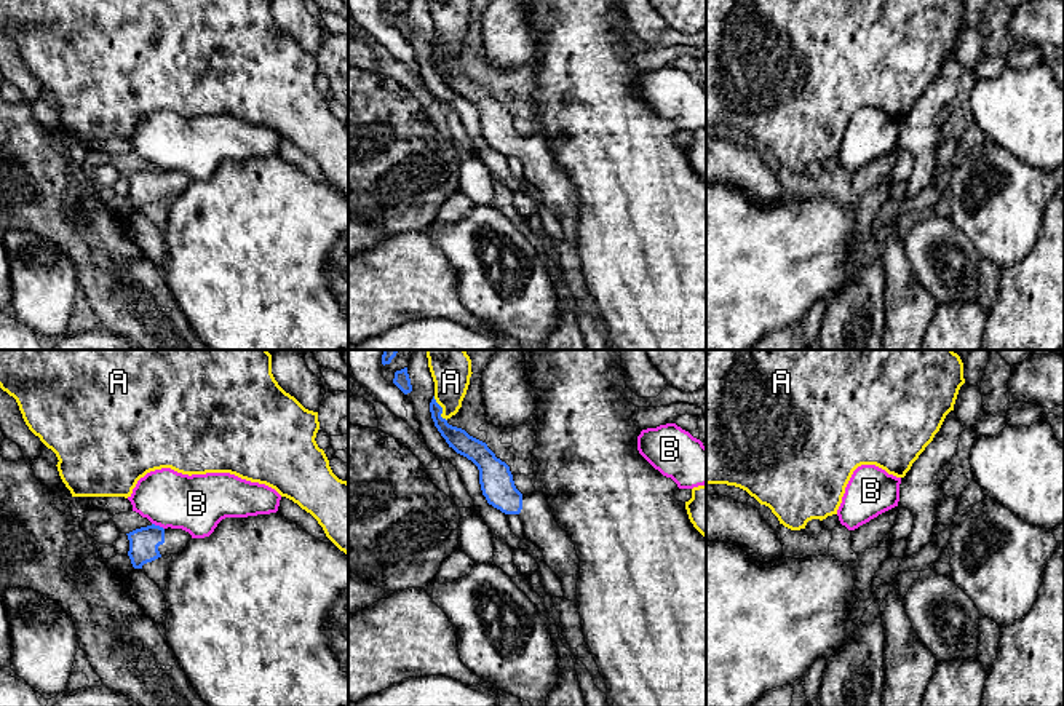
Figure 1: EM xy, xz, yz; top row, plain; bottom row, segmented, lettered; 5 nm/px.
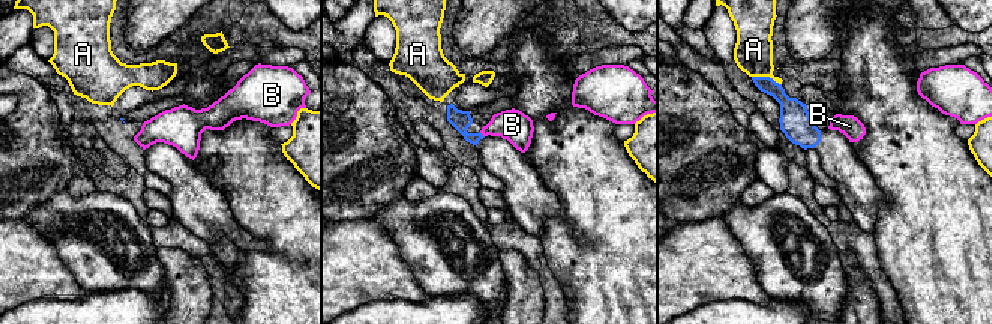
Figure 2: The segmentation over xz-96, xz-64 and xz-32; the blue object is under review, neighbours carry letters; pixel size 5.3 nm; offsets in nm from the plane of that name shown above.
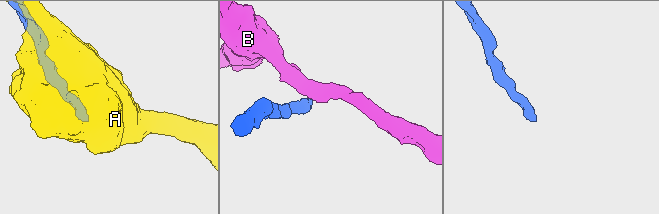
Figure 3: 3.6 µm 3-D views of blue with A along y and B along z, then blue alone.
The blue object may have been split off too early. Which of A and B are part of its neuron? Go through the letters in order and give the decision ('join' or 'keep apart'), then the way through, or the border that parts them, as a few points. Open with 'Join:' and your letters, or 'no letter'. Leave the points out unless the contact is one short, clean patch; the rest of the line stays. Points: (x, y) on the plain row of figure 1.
Join: no letter
A: keep apart; border along xz (433, 39), (446, 63)
B: keep apart; border along xy (152, 165), (163, 171)

